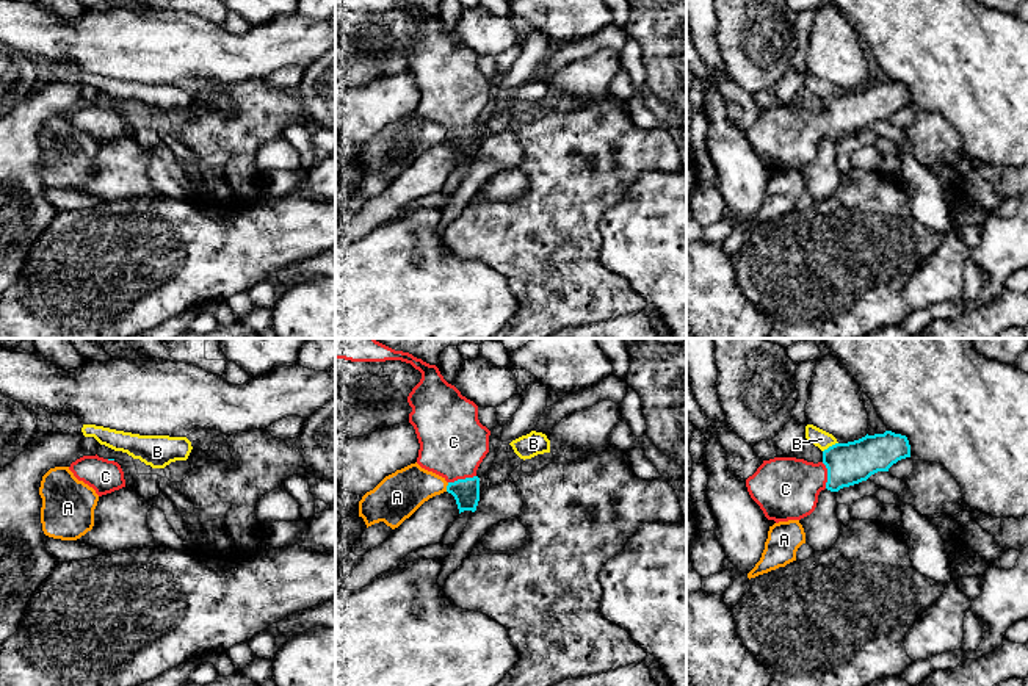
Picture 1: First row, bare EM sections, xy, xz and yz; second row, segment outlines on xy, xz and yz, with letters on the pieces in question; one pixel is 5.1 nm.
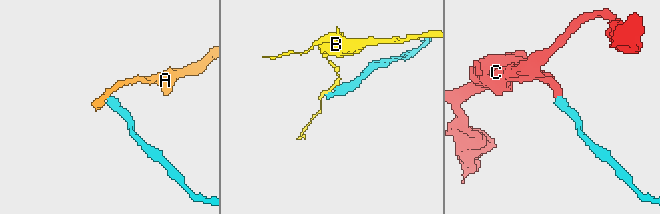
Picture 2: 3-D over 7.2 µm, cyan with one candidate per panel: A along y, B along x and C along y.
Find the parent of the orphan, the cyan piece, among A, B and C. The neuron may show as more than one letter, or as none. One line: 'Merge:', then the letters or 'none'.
Merge: C

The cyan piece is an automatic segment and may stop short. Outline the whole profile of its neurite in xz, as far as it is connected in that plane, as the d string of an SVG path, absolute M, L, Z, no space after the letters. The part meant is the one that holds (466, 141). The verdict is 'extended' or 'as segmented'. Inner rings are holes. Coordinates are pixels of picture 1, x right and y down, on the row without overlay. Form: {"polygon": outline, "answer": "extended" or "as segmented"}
{"polygon": "M335 0L335 8L351 11L401 9L422 22L407 52L420 99L417 113L442 125L459 163L476 160L480 127L476 119L489 102L490 80L478 69L478 55L448 33L436 14L403 0Z", "answer": "extended"}

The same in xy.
{"polygon": "M83 105L71 113L69 119L78 130L96 139L99 146L125 136L124 121L114 108Z", "answer": "extended"}

